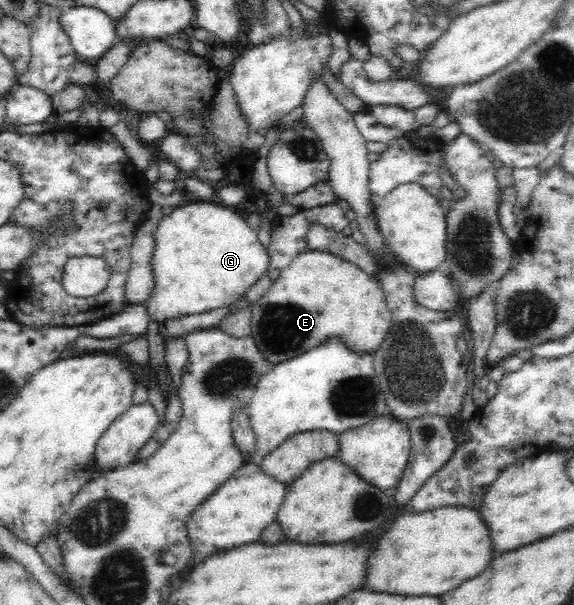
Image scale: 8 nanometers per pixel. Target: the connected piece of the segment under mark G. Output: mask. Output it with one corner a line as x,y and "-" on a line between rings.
204,201
176,207
173,212
159,221
152,235
154,250
150,259
154,288
143,303
150,319
165,321
177,315
202,315
218,307
230,306
263,274
267,274
268,248
264,247
257,232
249,228
245,220
246,216
241,209

